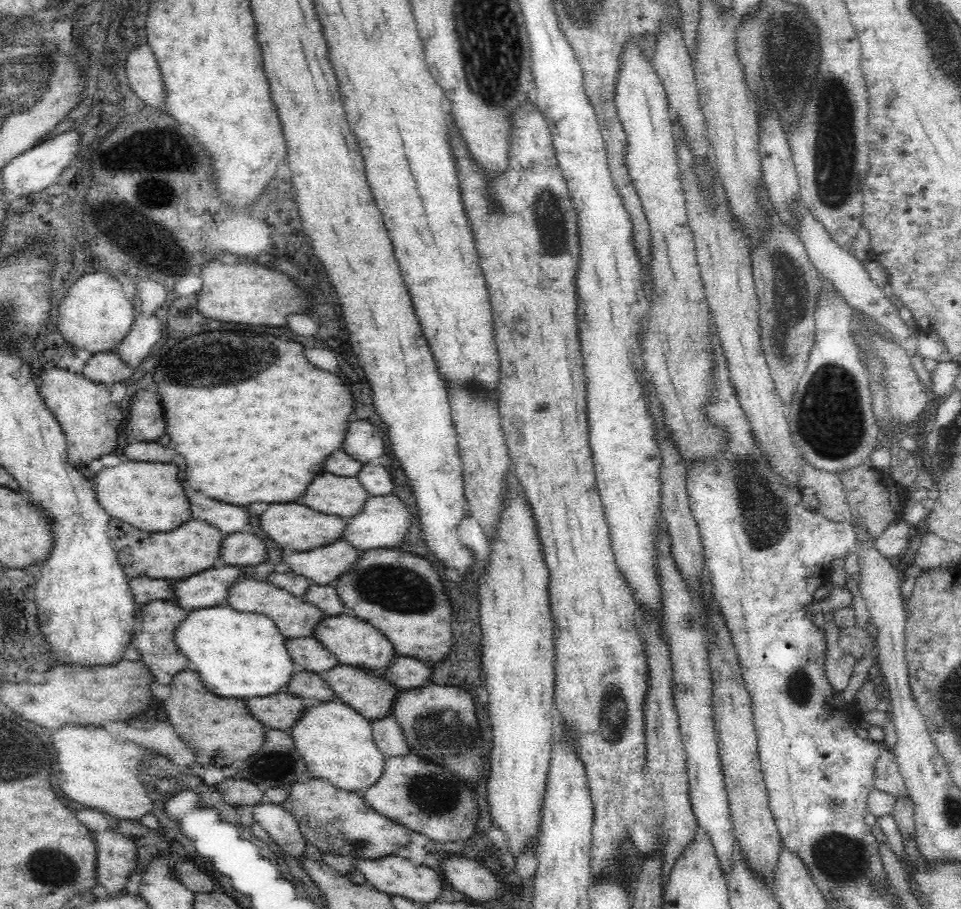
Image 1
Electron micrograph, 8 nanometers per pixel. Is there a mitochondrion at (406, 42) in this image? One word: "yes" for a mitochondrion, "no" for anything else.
no

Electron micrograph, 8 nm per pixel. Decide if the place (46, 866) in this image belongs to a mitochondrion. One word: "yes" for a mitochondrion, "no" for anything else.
yes

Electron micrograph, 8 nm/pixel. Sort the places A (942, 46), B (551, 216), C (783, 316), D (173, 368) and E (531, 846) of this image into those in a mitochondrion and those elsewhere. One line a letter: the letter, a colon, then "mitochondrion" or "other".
A: mitochondrion
B: mitochondrion
C: mitochondrion
D: other
E: other

